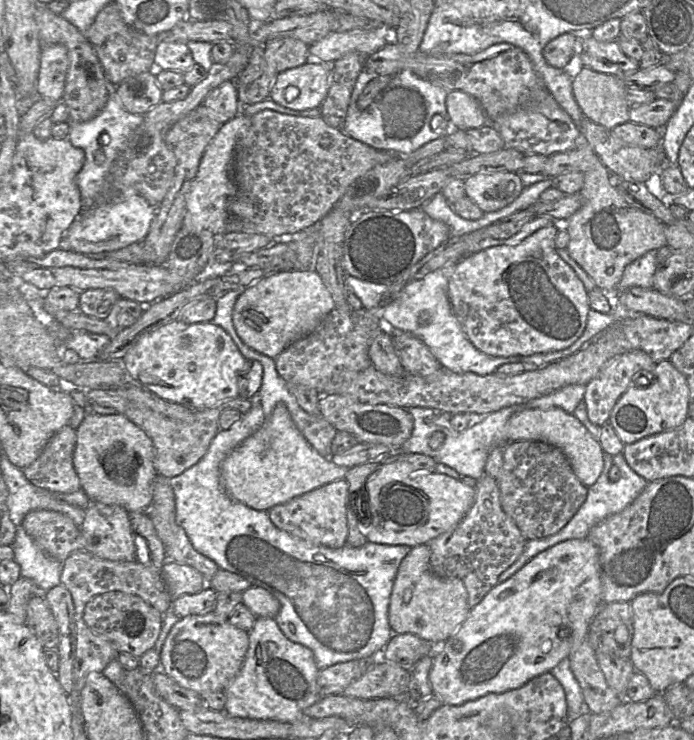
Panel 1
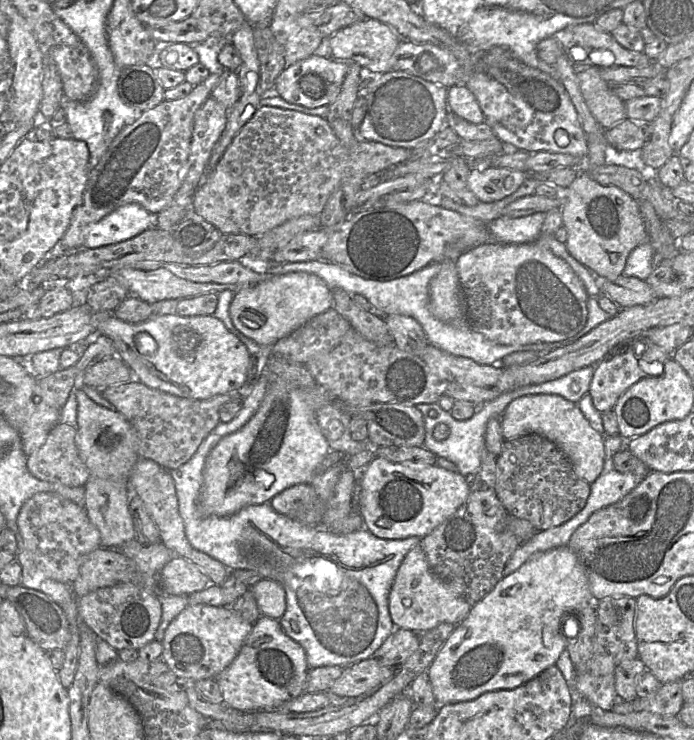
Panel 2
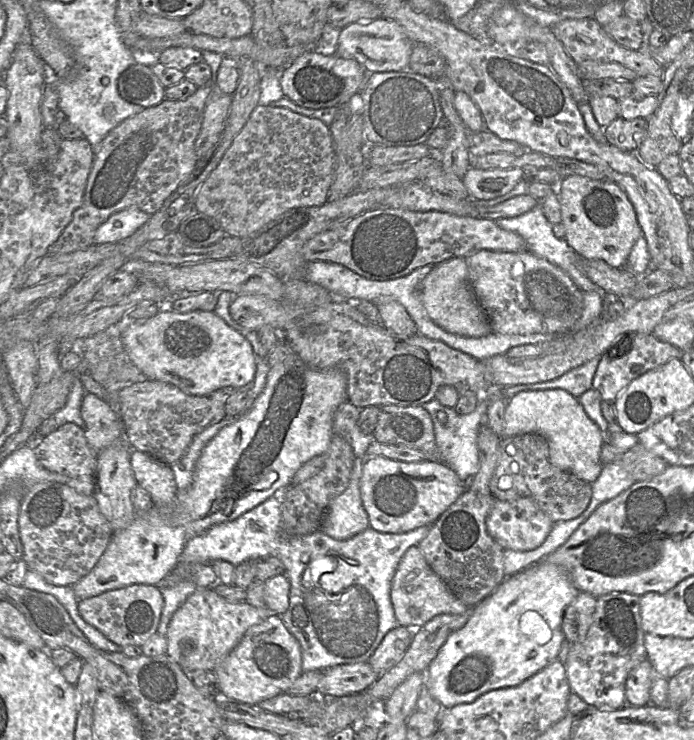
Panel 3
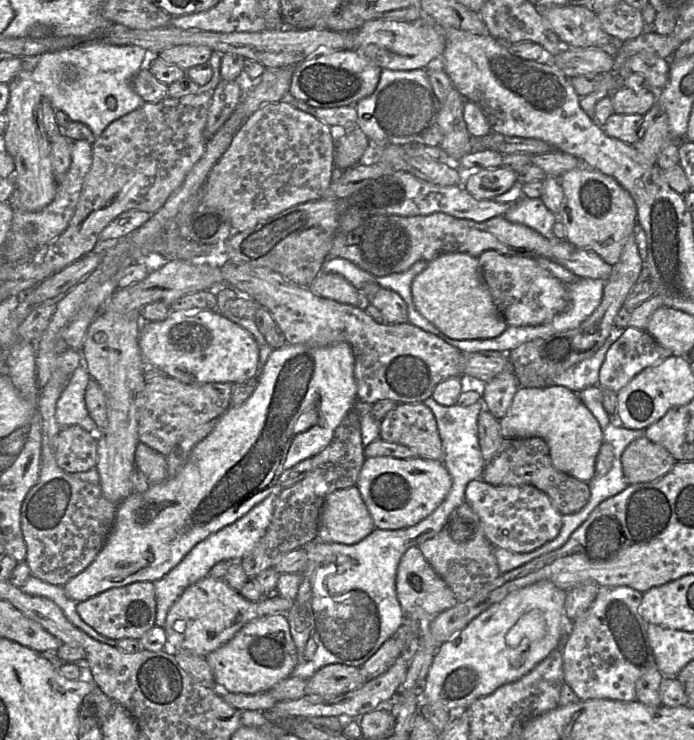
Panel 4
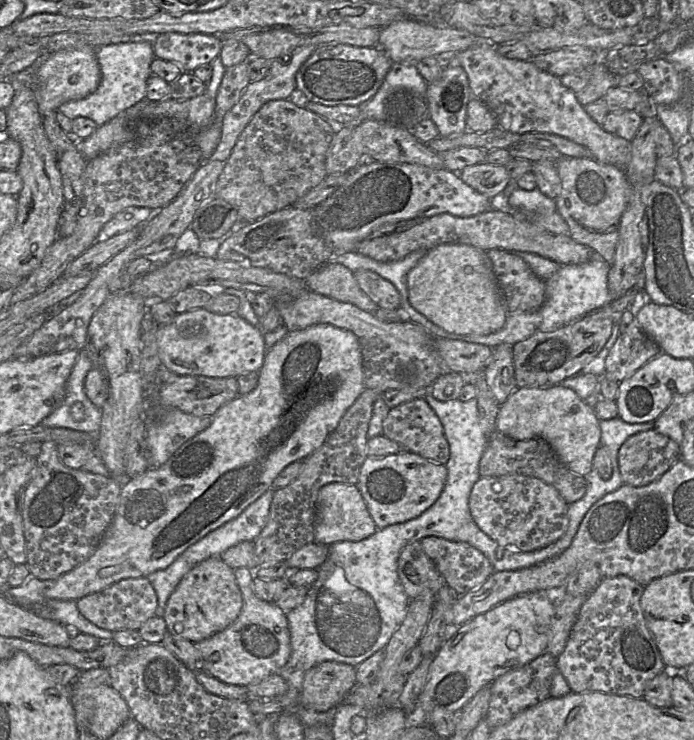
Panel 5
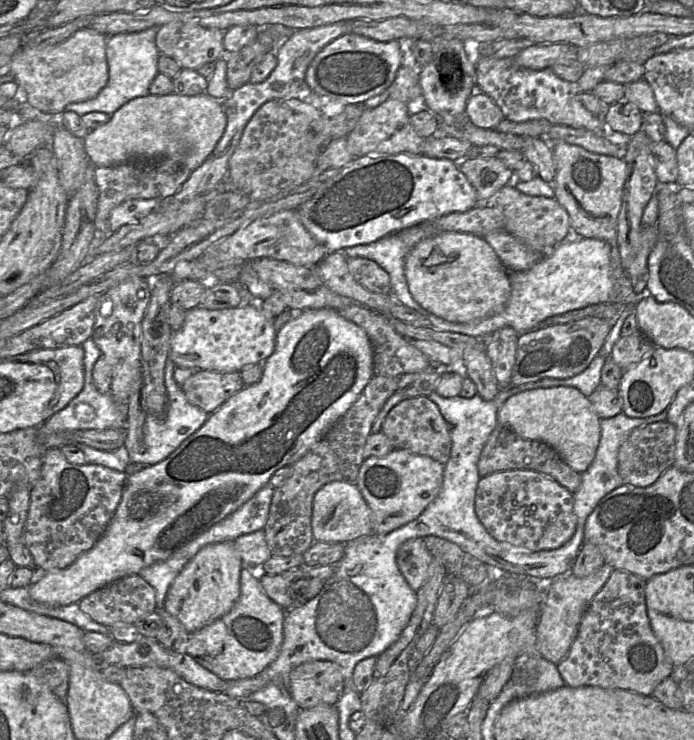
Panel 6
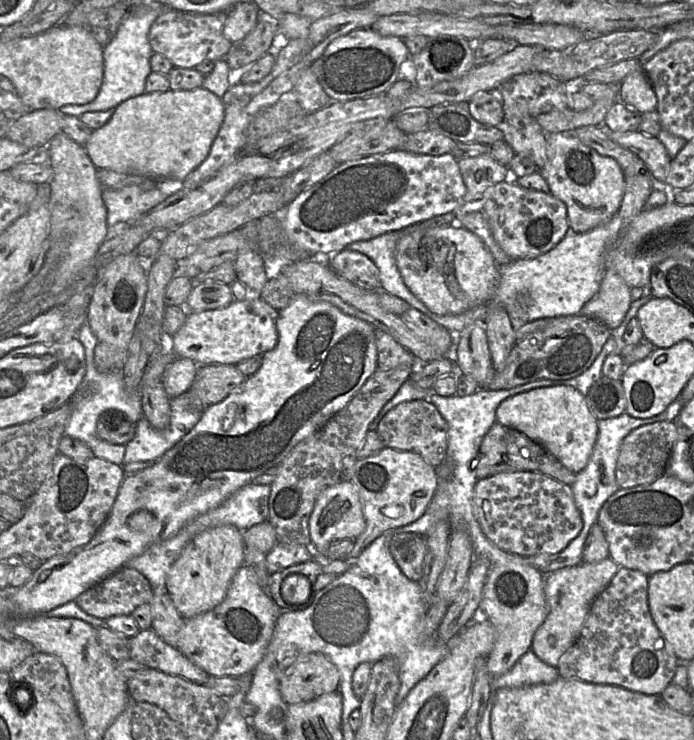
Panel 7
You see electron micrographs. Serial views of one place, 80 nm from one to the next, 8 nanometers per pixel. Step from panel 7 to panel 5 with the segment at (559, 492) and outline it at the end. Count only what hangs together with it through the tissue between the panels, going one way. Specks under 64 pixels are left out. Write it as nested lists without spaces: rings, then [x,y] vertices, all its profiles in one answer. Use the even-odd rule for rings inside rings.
[[[481,476],[471,490],[469,508],[474,521],[486,535],[501,545],[514,545],[524,552],[557,541],[569,525],[569,505],[558,491],[542,480],[529,476]]]

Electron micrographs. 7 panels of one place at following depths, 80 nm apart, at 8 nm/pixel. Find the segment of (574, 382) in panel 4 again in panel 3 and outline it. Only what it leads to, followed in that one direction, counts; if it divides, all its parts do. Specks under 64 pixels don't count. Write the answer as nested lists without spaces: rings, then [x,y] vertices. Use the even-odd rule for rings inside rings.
[[[597,356],[588,362],[566,372],[559,378],[547,382],[527,384],[524,391],[562,389],[574,397],[579,397],[592,388],[592,382],[601,356]]]

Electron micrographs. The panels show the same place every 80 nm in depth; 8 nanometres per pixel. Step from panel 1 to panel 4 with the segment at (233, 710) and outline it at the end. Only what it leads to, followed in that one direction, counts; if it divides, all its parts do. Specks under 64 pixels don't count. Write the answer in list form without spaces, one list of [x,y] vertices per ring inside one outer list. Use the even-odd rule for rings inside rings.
[[[285,615],[257,618],[244,625],[227,643],[205,657],[217,687],[230,693],[268,692],[276,683],[291,676],[297,651]]]

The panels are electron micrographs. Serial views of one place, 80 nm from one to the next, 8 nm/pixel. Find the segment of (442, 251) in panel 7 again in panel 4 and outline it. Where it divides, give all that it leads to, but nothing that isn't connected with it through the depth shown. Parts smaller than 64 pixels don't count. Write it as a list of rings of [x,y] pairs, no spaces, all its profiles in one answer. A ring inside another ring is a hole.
[[[466,253],[440,255],[414,278],[411,290],[418,312],[449,338],[492,339],[508,327],[483,281],[477,257]]]

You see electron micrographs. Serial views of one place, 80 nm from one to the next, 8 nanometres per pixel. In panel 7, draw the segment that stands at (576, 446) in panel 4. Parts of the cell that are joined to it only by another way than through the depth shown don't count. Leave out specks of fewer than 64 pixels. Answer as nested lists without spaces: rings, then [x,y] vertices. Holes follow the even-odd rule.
[[[564,385],[517,394],[501,402],[496,410],[496,422],[516,429],[539,443],[574,474],[588,464],[598,436],[597,421],[586,397],[577,389]]]

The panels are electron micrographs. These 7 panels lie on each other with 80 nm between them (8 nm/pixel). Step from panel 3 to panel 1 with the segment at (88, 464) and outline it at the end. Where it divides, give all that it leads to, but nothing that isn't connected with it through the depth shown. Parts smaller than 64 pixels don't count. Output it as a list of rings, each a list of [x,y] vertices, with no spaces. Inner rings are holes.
[[[63,426],[48,441],[38,458],[23,469],[35,486],[50,492],[72,493],[81,488],[73,465],[76,429]]]

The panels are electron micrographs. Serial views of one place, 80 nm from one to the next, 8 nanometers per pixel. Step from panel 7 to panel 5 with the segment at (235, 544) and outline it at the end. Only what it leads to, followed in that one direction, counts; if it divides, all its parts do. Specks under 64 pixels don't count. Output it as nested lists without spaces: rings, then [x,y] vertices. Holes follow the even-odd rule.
[[[211,557],[197,564],[181,579],[166,603],[163,618],[168,633],[198,643],[230,626],[242,606],[242,594],[234,570],[221,557]]]

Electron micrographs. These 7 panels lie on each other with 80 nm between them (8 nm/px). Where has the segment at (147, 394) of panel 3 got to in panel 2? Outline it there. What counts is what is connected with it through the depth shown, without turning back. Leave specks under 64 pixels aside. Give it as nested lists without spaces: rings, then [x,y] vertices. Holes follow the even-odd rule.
[[[140,382],[114,384],[101,390],[107,399],[135,428],[138,436],[140,457],[155,461],[167,470],[174,470],[186,463],[196,452],[201,442],[218,425],[219,410],[231,399],[238,399],[238,391],[197,400],[178,397]]]

